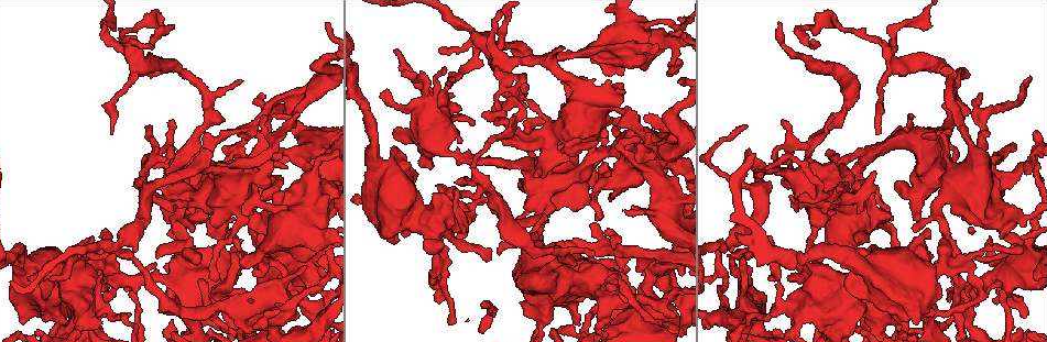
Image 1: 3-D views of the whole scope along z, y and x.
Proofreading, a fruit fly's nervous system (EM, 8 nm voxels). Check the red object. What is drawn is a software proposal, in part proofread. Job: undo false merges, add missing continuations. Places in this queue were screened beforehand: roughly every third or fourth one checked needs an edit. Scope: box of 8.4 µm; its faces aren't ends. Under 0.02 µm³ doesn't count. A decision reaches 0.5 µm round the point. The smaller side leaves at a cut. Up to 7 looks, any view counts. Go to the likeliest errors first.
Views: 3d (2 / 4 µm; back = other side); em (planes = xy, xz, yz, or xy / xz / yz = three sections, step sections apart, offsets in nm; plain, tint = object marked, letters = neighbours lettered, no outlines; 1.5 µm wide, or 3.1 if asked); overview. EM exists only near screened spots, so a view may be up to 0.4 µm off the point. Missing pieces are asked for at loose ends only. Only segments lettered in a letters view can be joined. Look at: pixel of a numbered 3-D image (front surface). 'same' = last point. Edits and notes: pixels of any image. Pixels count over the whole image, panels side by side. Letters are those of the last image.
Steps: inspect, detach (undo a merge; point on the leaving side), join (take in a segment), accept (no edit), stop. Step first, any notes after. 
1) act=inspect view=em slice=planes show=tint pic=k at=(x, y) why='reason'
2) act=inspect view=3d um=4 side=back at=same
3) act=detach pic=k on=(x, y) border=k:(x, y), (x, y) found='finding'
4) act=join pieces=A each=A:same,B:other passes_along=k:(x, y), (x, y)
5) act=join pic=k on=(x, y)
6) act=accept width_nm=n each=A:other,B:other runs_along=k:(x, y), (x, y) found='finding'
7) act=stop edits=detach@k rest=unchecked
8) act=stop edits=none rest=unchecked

act=inspect view=3d um=4 pic=1 at=(456, 155) why='calibre changes'

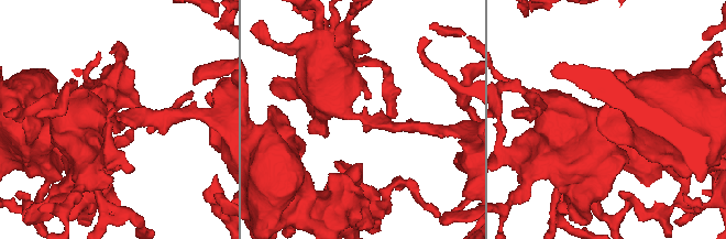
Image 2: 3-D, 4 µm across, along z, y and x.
act=inspect view=em slice=planes show=tint pic=2 at=(359, 118) arm_widths_nm=190,600 why='need the tissue'

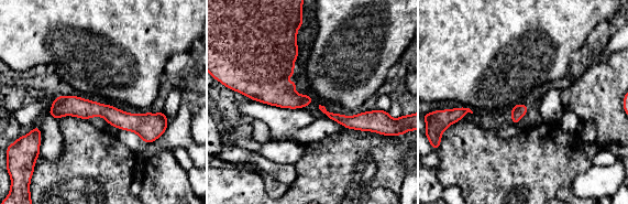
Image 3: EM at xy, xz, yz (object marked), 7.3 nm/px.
act=inspect view=em slice=planes show=letters at=same why='see the neighbours'

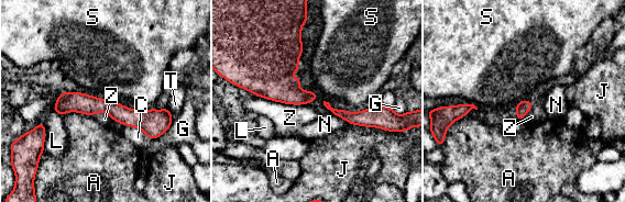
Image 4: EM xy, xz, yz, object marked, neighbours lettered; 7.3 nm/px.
act=accept width_nm=100 each=A:other,C:other,G:other,J:other,L:other,N:other,S:other,T:other,Z:other found='all the same neuron'

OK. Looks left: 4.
act=inspect view=em slice=yz step=4 show=tint pic=1 at=(973, 278) why='thick turns thin'

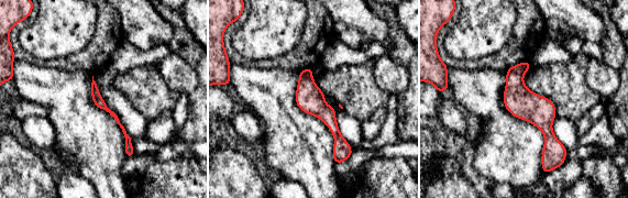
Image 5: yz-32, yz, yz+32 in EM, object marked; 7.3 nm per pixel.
act=inspect view=em slice=yz step=4 show=letters at=same why='see the neighbours'

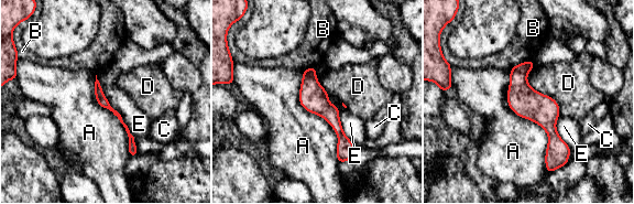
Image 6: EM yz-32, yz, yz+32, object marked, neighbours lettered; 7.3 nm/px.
act=accept width_nm=70 each=A:other,B:other,C:other,D:other,E:other runs_along=6:(529, 63), (521, 93), (547, 120), (551, 160) found='continuous, no second neuron'

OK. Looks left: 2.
act=stop edits=none rest=unchecked

